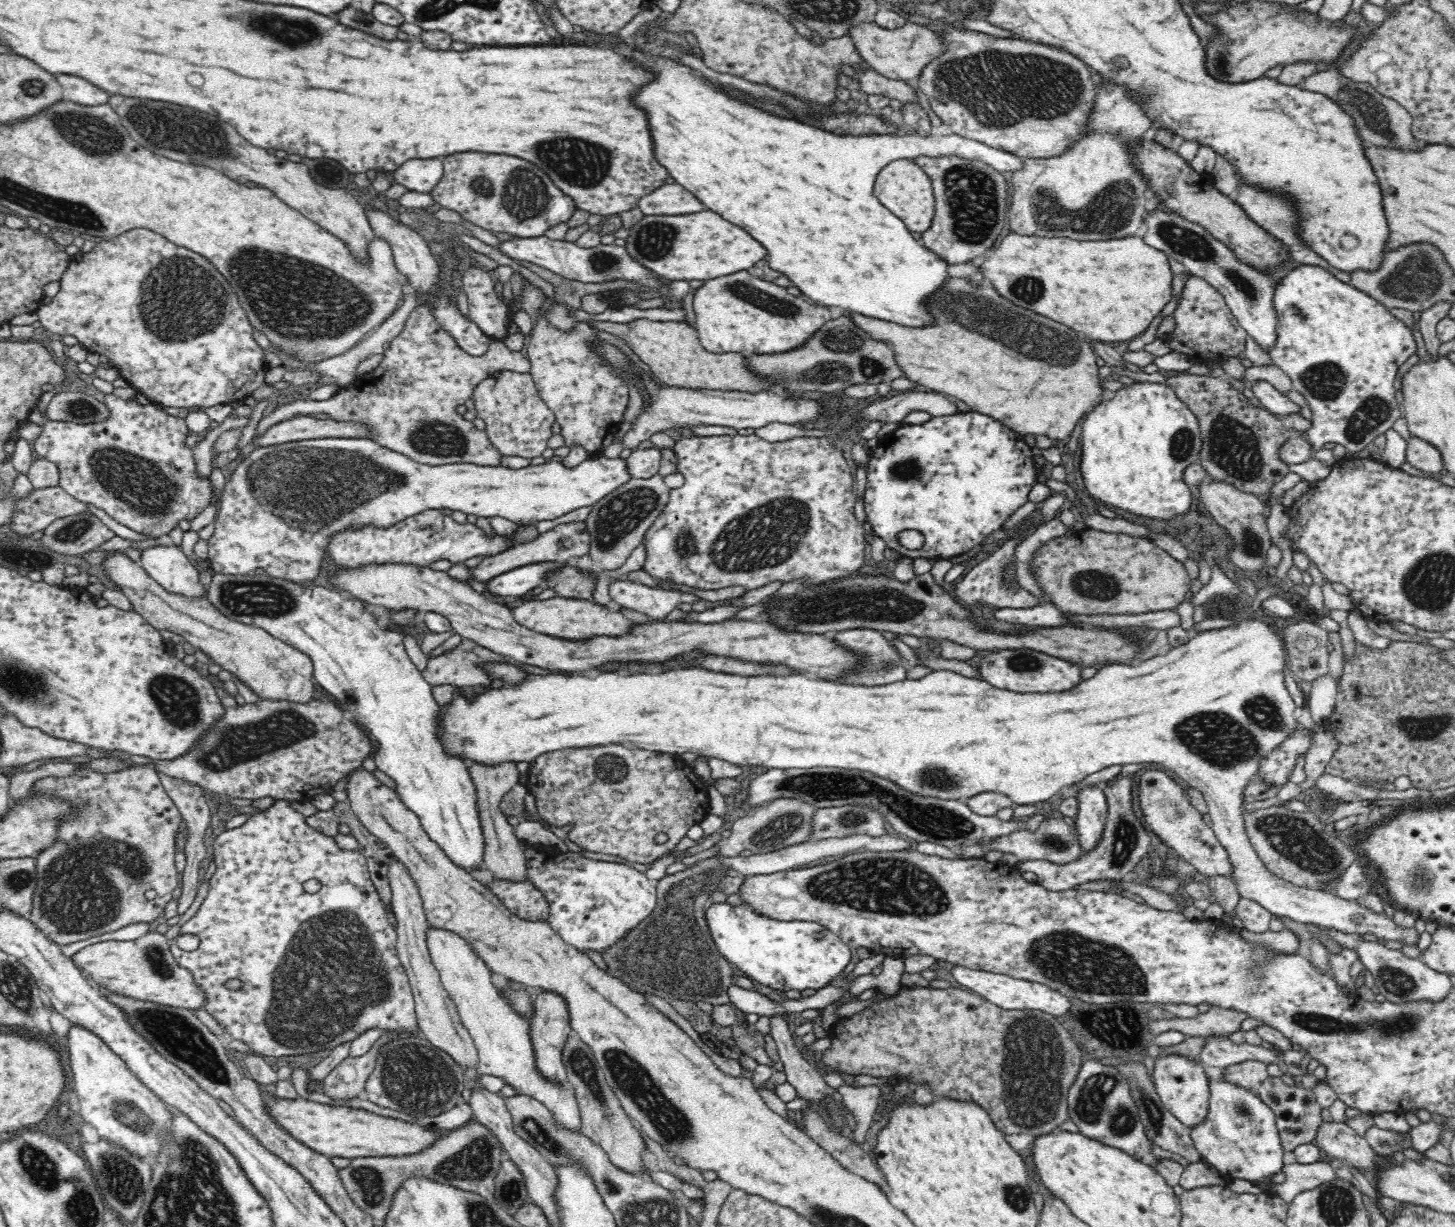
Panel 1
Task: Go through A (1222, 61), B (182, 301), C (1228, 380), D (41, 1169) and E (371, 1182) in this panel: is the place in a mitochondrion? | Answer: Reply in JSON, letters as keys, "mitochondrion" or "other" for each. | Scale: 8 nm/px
{"A":"mitochondrion","B":"mitochondrion","C":"other","D":"mitochondrion","E":"mitochondrion"}

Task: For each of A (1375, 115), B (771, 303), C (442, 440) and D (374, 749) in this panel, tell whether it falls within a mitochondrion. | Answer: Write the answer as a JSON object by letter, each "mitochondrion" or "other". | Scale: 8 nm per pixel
{"A":"mitochondrion","B":"mitochondrion","C":"mitochondrion","D":"other"}

